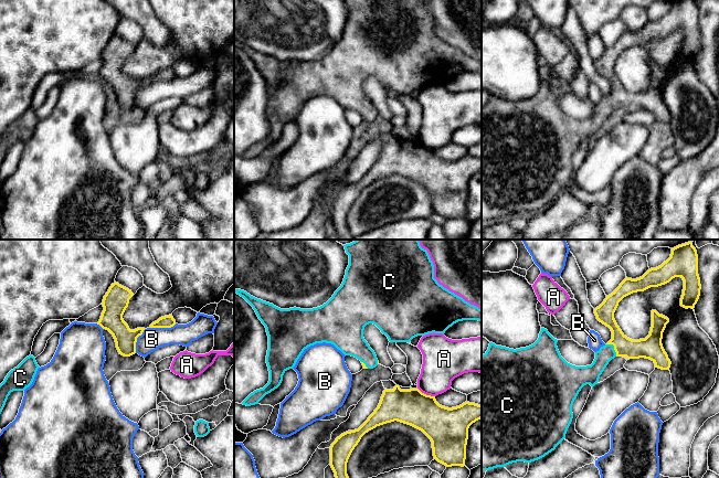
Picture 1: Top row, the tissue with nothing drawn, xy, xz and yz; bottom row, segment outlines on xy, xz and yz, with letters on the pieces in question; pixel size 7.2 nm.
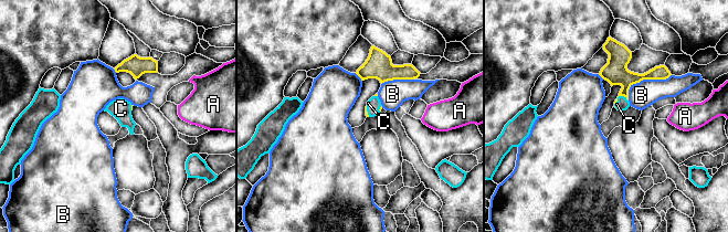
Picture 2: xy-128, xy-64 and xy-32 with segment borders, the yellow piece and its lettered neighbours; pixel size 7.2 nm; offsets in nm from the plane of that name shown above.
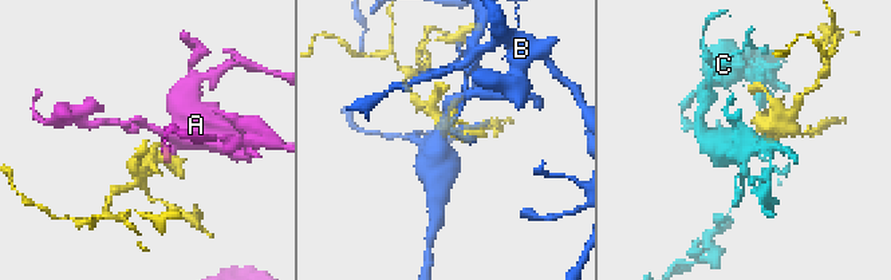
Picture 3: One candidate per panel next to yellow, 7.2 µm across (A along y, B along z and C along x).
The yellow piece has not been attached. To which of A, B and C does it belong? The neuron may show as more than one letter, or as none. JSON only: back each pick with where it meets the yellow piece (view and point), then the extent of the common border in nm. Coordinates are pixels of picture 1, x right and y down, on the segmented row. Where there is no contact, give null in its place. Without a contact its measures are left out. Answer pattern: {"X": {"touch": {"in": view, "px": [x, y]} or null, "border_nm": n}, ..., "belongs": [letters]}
{"C": {"touch": {"in": "yz", "px": [614, 348]}, "border_nm": 120}, "belongs": ["C"]}

